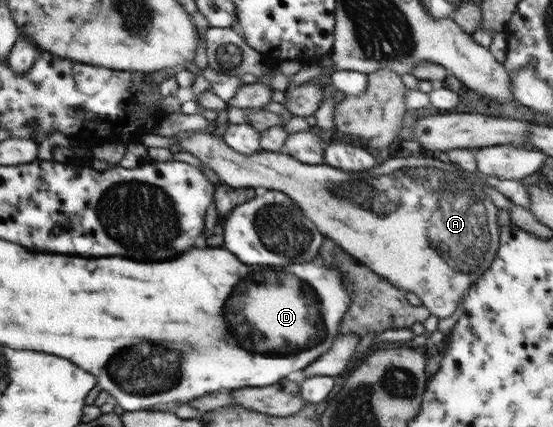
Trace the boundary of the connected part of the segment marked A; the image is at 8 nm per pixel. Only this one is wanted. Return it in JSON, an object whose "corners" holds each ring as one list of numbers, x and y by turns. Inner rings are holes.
{"corners":[[178,133,176,141,182,152,199,159,229,187,279,190,286,194,314,222,319,233,335,241,391,285,414,293,421,306,439,319,457,309,457,302,462,301,470,285,489,268,497,251,497,208,482,191,481,185,470,180,471,173,450,161,389,154,379,156,376,166,366,171,341,171,325,163,305,165,281,152,260,149,251,155,240,154,213,133]]}

